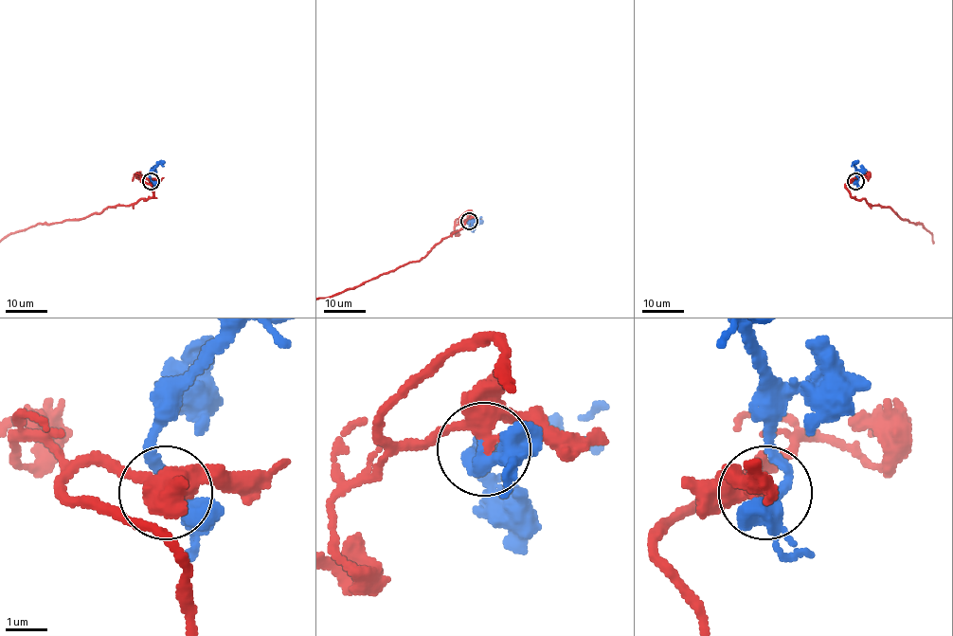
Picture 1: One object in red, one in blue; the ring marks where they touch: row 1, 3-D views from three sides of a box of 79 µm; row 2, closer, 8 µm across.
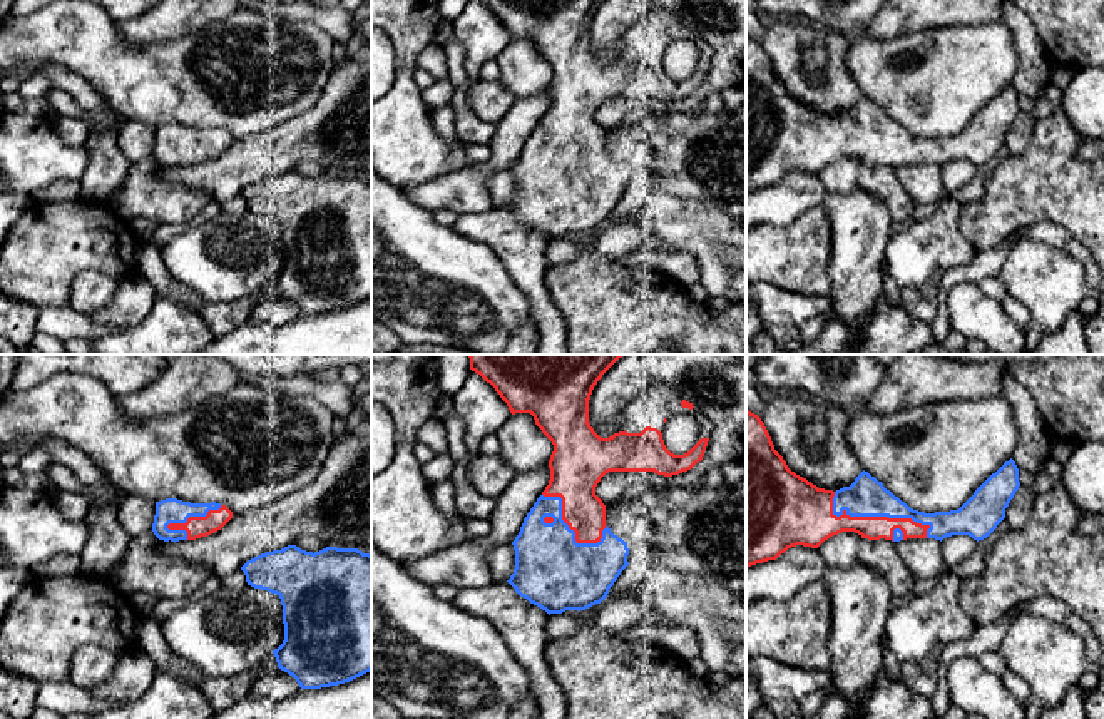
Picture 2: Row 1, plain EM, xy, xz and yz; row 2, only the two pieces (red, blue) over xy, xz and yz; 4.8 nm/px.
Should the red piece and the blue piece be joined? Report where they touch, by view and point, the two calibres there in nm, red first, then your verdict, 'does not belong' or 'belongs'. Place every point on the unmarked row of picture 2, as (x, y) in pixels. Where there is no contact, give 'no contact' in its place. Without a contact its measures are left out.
meets red in yz at (872, 142); 150 nm thick on the red side, 190 nm on the other; belongs

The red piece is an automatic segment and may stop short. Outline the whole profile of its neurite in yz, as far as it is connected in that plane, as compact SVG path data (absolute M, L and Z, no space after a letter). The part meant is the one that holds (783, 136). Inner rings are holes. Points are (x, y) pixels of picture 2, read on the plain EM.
M746 33L746 194L776 186L796 171L818 174L841 157L855 157L868 166L935 164L942 167L952 161L969 161L979 167L1005 144L1005 134L1019 112L1019 94L1010 84L958 135L950 137L913 135L865 95L850 112L836 117L818 114L788 94L761 43Z

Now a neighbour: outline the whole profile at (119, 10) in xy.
M87 0L87 2L100 5L110 15L112 20L125 22L146 13L161 0Z

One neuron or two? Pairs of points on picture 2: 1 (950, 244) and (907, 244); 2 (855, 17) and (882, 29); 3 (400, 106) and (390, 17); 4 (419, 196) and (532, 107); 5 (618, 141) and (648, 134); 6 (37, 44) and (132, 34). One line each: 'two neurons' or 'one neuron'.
1: one neuron
2: two neurons
3: one neuron
4: one neuron
5: one neuron
6: two neurons

